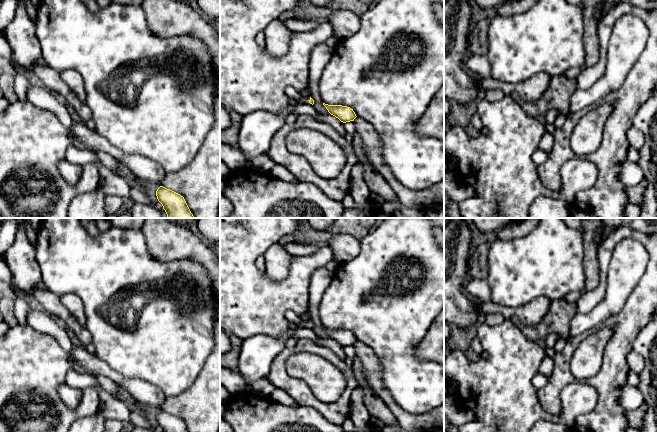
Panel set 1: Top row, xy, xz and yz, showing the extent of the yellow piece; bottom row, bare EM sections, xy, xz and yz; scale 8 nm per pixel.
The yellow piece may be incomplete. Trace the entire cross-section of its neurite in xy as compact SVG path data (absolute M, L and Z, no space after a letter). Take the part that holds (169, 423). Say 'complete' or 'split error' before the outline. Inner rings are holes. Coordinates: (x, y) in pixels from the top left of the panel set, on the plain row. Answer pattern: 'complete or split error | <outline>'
complete | M163 410L157 413L156 420L163 432L189 432L183 420Z

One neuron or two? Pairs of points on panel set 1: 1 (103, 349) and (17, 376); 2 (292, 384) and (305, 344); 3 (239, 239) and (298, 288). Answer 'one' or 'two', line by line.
1: two
2: one
3: one

